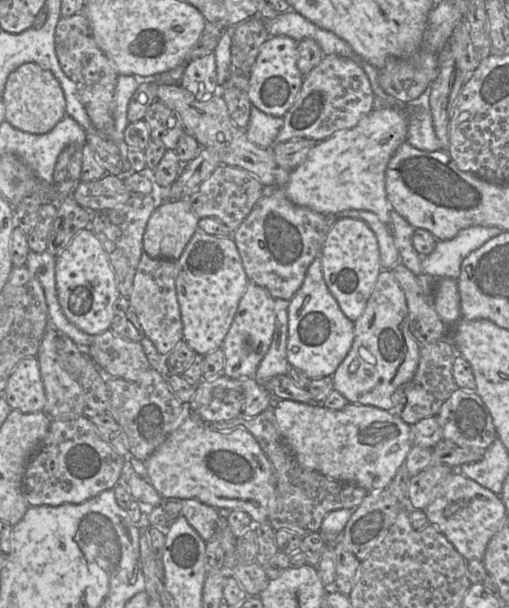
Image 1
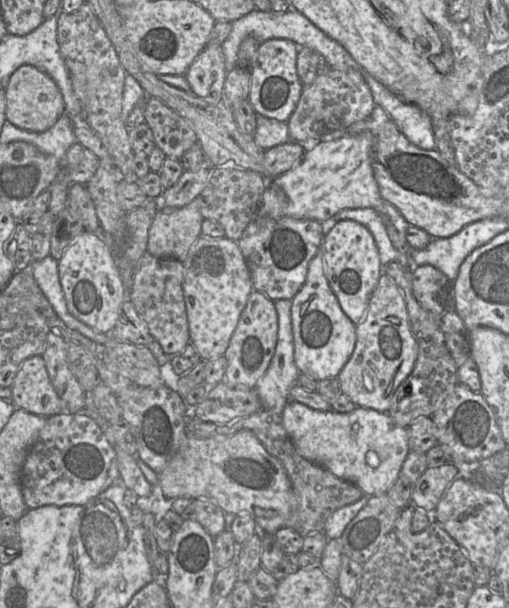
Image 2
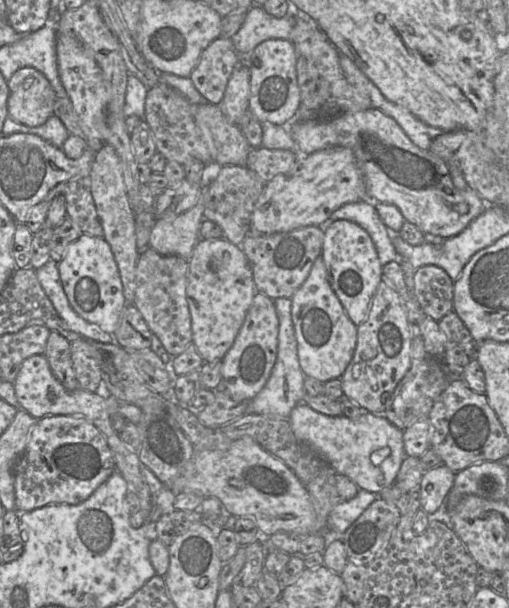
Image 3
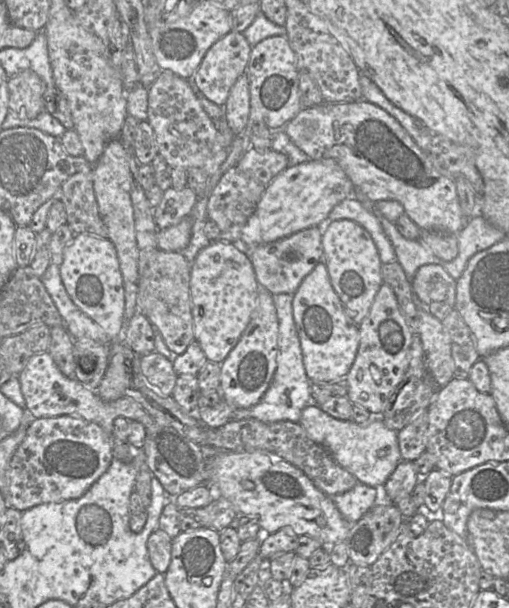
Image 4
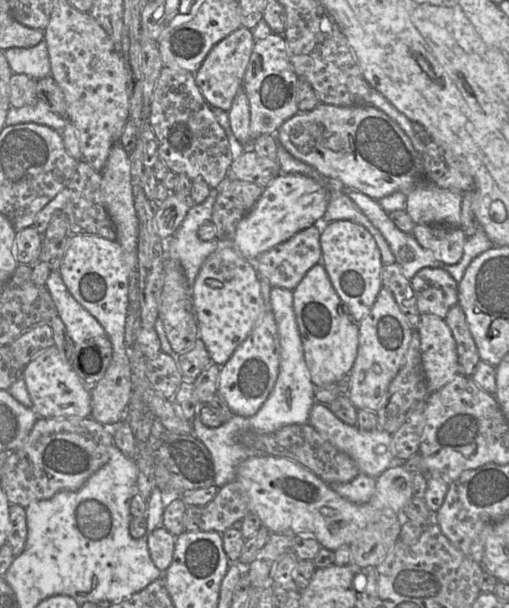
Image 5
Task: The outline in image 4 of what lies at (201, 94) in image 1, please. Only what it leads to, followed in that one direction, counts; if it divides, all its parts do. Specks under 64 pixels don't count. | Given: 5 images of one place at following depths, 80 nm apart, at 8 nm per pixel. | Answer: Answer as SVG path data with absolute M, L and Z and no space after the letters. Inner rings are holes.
M231 31L214 43L206 52L196 70L193 81L204 96L219 106L227 102L230 90L237 79L246 73L252 46L241 32Z

